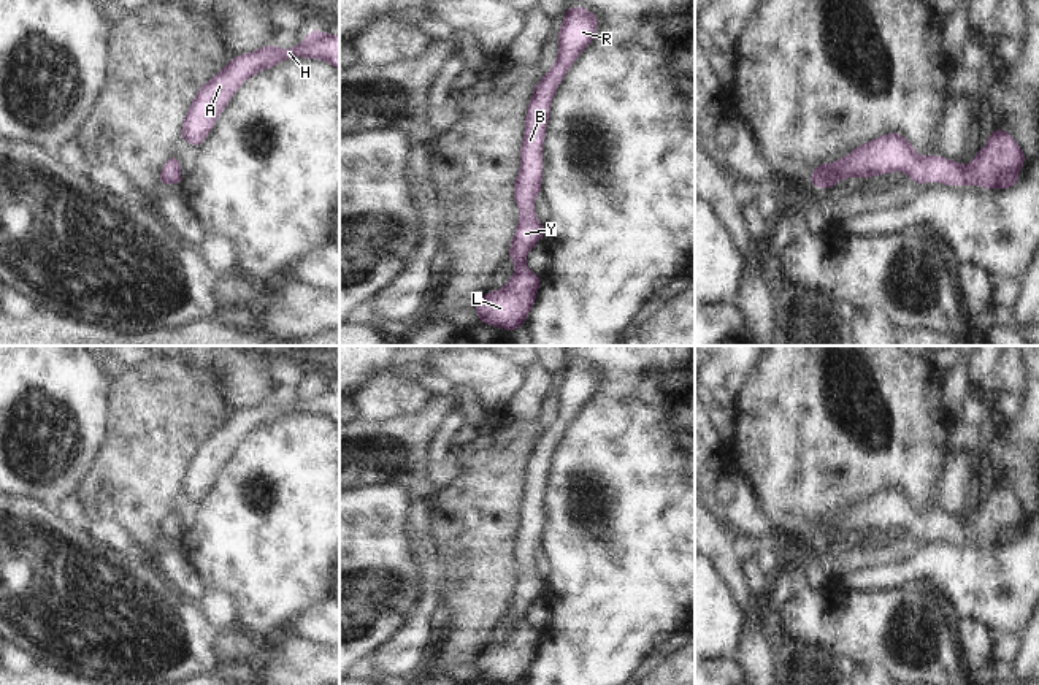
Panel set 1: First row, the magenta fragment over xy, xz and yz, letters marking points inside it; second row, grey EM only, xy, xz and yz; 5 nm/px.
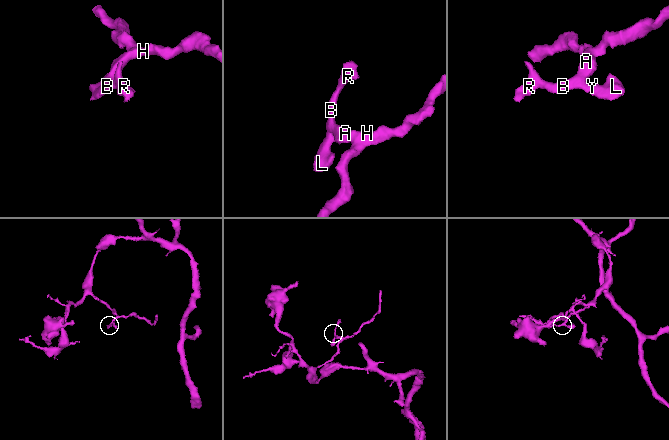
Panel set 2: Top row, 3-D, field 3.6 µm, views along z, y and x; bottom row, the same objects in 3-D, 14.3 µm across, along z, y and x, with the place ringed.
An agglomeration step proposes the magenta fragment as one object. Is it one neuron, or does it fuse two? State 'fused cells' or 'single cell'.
single cell

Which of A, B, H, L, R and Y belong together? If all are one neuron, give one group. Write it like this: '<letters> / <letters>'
A B H L R Y

